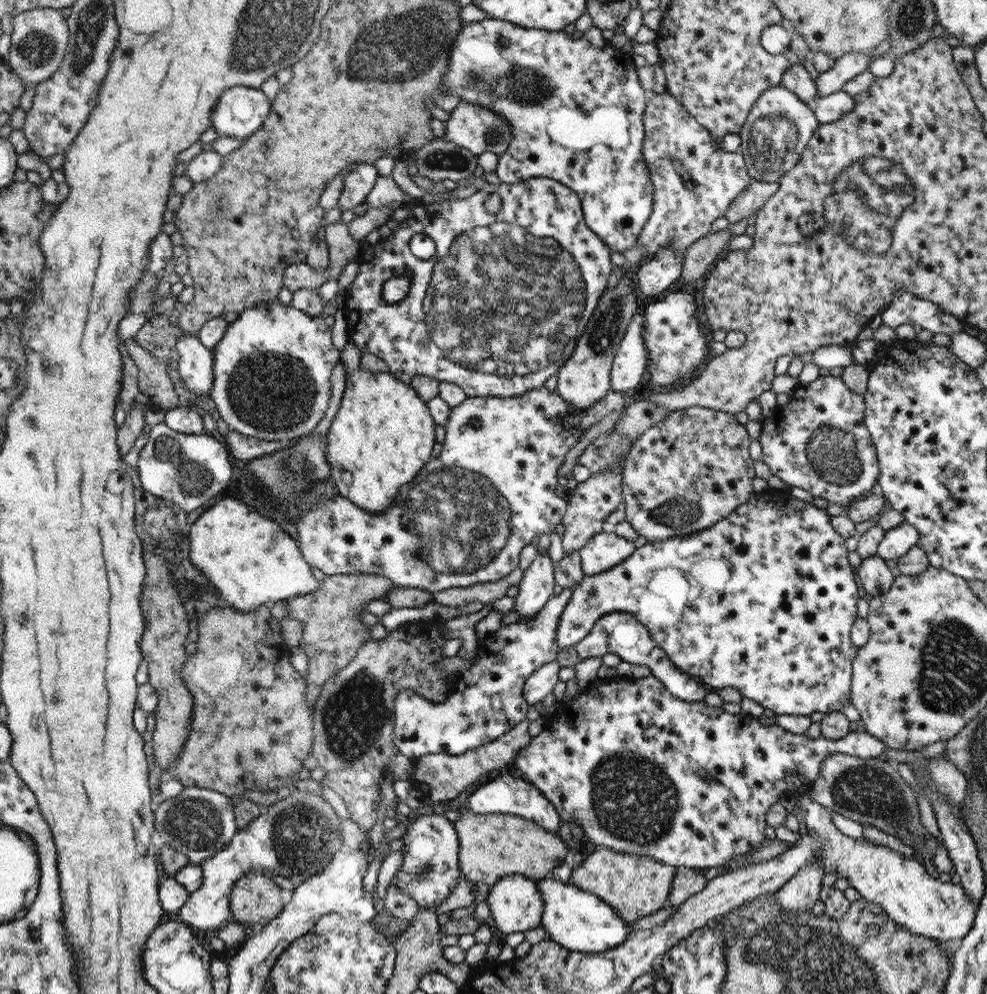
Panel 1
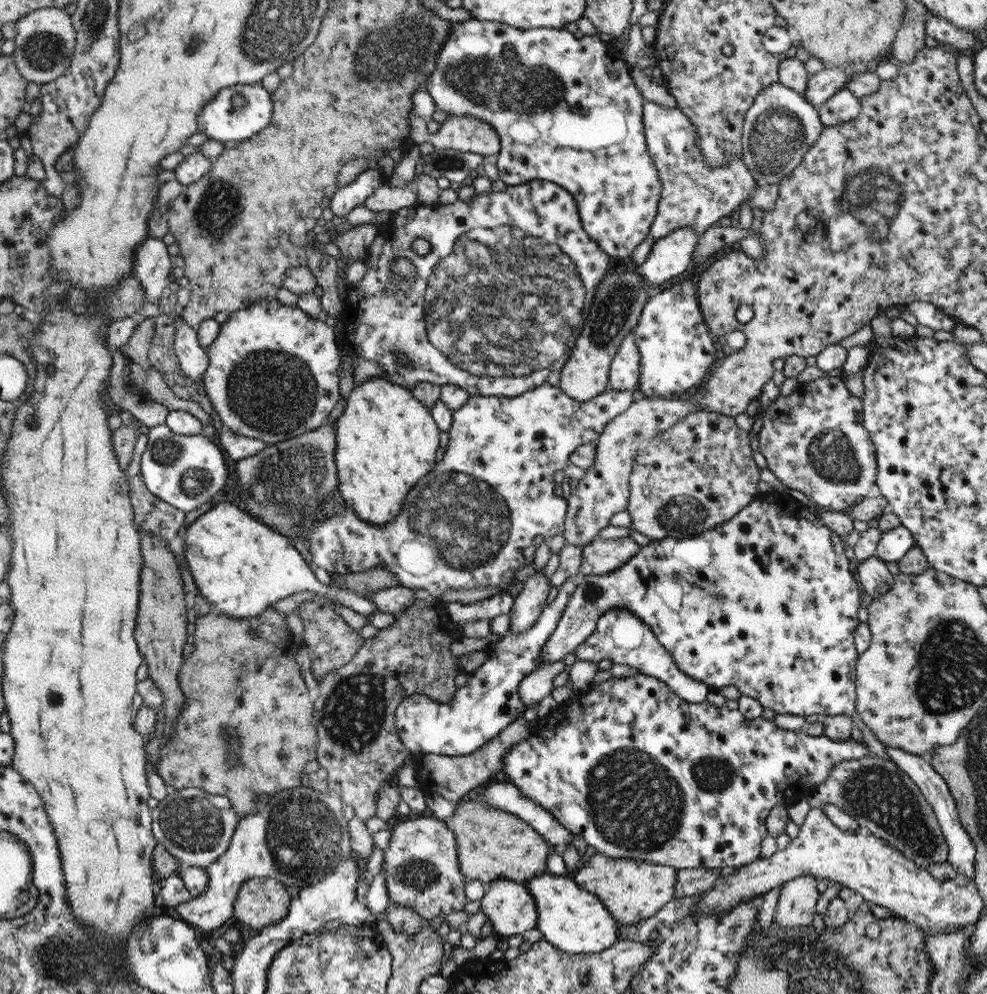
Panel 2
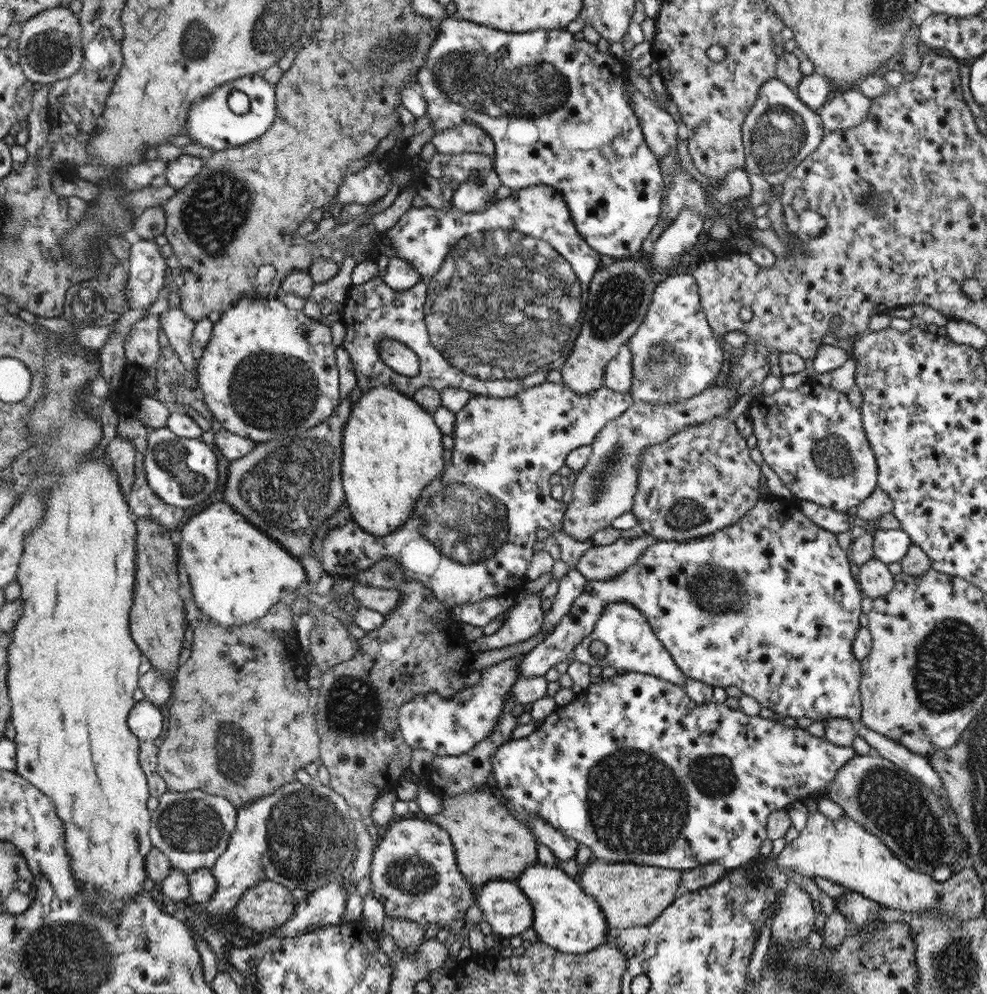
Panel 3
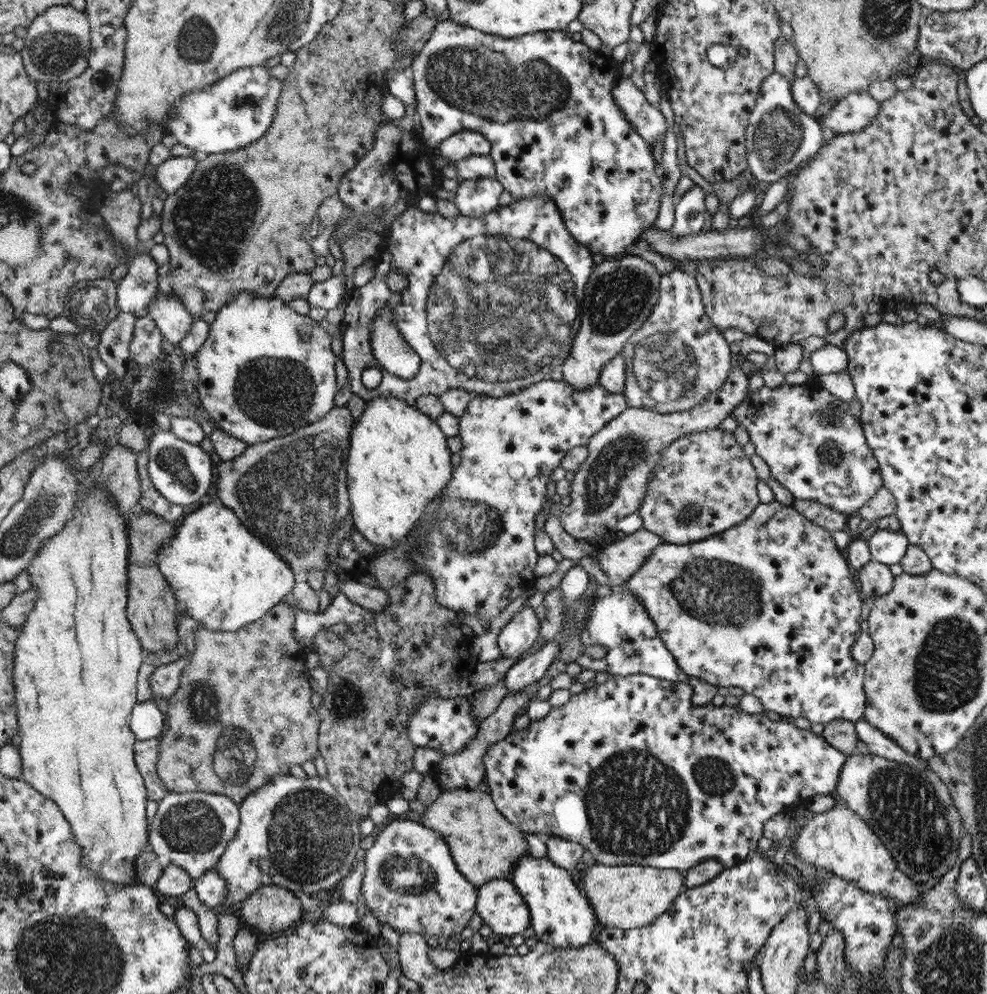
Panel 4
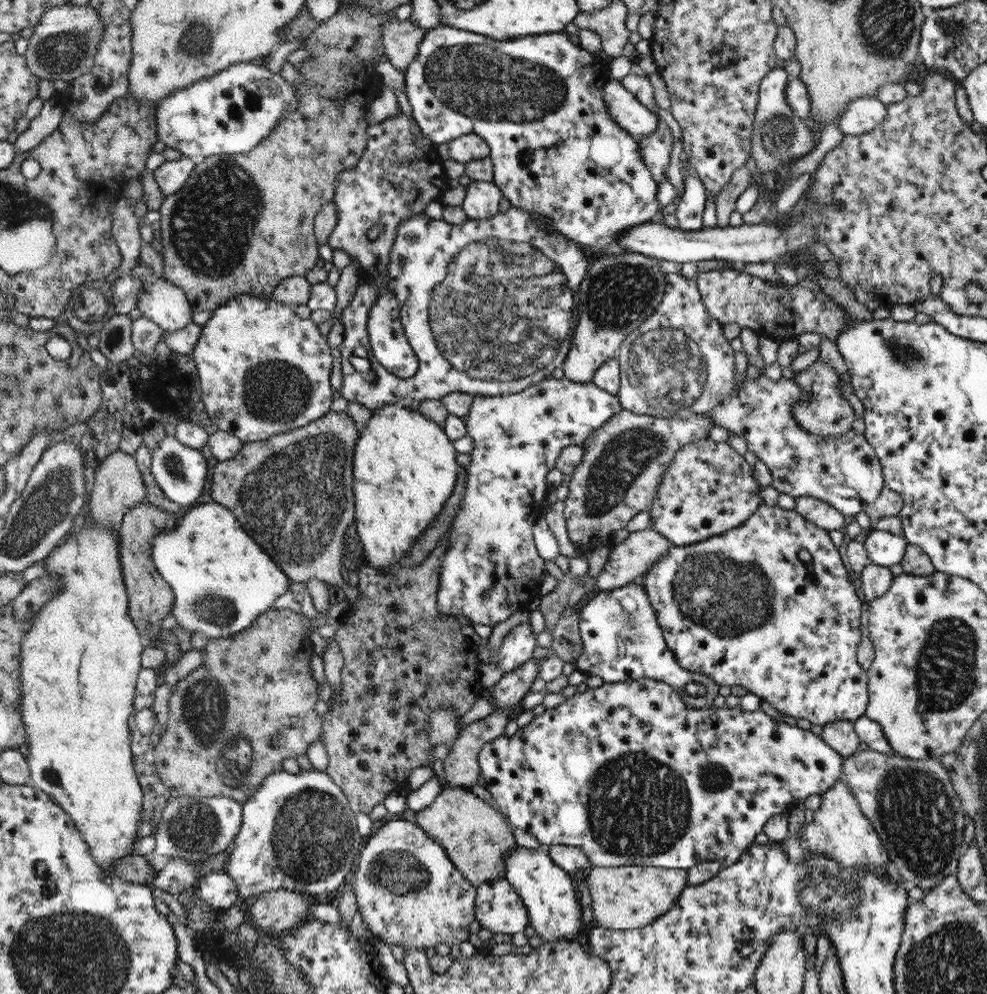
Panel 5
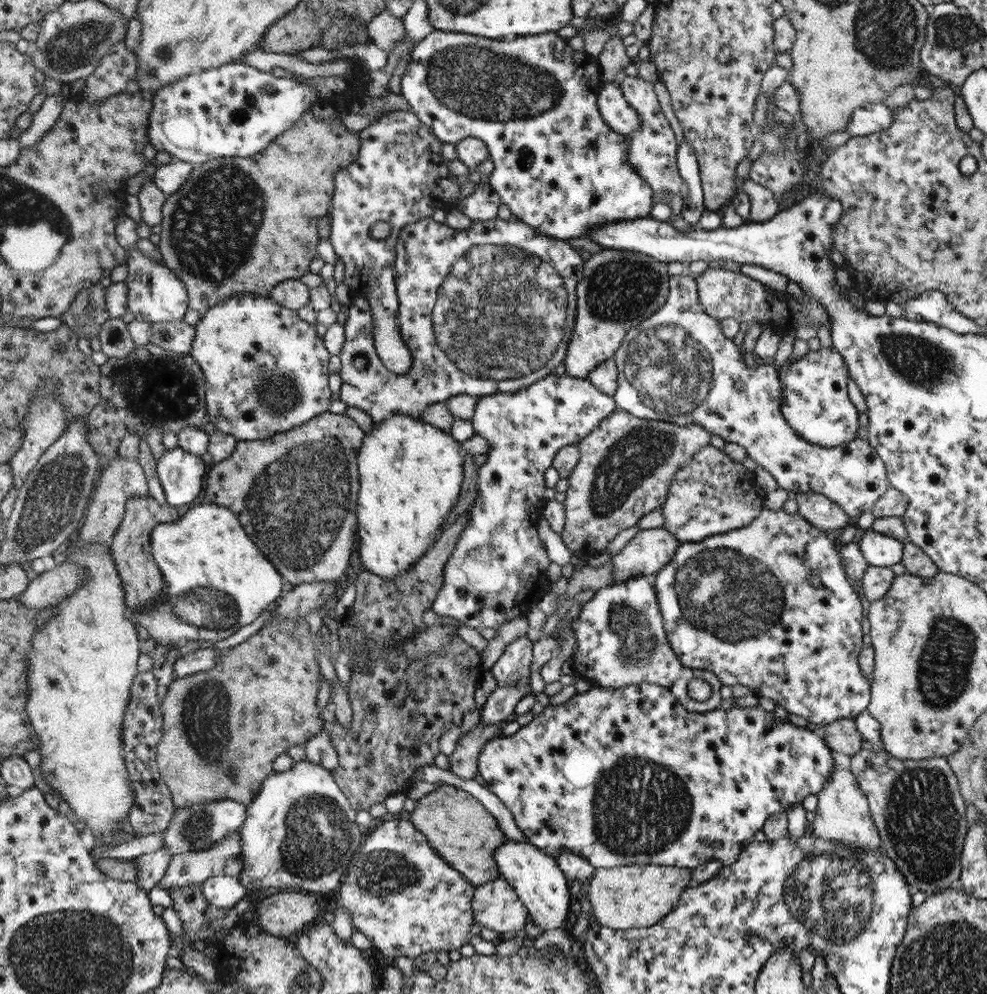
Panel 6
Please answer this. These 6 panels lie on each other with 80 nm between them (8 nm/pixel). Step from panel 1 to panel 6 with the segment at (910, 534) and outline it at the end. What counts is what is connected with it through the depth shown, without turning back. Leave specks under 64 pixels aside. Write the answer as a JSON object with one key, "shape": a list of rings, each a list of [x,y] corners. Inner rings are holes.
{"shape":[[[871,528],[860,531],[856,541],[870,565],[891,567],[903,559],[902,541],[880,534]]]}

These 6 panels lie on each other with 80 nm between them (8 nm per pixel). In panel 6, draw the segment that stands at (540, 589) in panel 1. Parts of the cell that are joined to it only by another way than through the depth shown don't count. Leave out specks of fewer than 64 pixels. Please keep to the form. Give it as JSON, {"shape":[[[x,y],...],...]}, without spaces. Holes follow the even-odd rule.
{"shape":[[[524,635],[506,647],[500,658],[489,668],[498,685],[529,680],[533,644],[534,642]]]}

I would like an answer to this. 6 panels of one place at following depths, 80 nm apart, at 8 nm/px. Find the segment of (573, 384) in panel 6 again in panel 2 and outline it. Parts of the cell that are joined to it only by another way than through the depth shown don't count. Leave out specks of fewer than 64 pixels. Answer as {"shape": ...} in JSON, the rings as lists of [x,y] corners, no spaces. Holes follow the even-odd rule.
{"shape":[[[549,383],[516,397],[479,395],[470,397],[462,408],[452,414],[452,425],[448,431],[450,440],[442,461],[437,462],[432,472],[420,479],[419,483],[414,485],[412,490],[408,492],[408,497],[403,502],[403,510],[395,520],[383,526],[368,524],[355,512],[354,508],[347,505],[332,517],[324,519],[324,521],[312,522],[314,528],[311,531],[311,538],[308,538],[308,542],[312,544],[312,562],[316,567],[324,568],[331,576],[359,573],[372,567],[381,571],[392,571],[398,577],[398,580],[402,582],[402,586],[408,586],[410,589],[426,589],[437,597],[450,590],[476,590],[477,588],[497,588],[500,593],[508,592],[509,587],[516,580],[516,573],[522,566],[525,566],[524,550],[532,544],[532,540],[538,534],[550,539],[554,535],[563,534],[564,532],[564,518],[567,518],[566,512],[568,510],[566,510],[566,500],[554,494],[554,486],[556,484],[552,482],[552,472],[563,470],[564,466],[568,464],[568,456],[571,456],[574,450],[578,449],[578,446],[582,447],[582,444],[586,444],[586,442],[595,442],[599,434],[604,431],[604,428],[612,420],[617,419],[625,411],[628,411],[628,408],[636,401],[637,397],[638,395],[635,391],[616,391],[610,388],[595,399],[584,402],[567,396],[558,386],[551,386]]]}

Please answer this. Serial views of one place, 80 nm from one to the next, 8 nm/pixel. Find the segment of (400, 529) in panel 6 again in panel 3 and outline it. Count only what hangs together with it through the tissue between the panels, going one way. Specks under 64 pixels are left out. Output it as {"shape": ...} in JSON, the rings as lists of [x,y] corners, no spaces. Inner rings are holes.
{"shape":[[[376,386],[368,391],[362,393],[361,398],[352,403],[351,416],[348,419],[348,424],[344,427],[343,432],[343,462],[342,462],[342,477],[344,482],[344,496],[351,512],[351,518],[353,521],[360,525],[360,528],[364,529],[364,532],[370,532],[374,536],[386,536],[391,534],[391,532],[396,532],[405,526],[405,522],[413,512],[415,512],[415,506],[417,506],[418,499],[422,495],[422,491],[432,483],[435,478],[439,478],[441,474],[444,473],[444,445],[442,438],[442,430],[438,430],[439,426],[434,424],[432,416],[428,414],[424,407],[418,404],[413,398],[406,397],[402,393],[398,393],[395,389],[390,389],[389,387]]]}

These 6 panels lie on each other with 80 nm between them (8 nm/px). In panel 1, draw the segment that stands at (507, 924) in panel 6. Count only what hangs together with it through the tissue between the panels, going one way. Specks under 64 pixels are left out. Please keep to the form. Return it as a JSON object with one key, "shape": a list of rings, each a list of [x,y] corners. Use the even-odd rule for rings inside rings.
{"shape":[[[509,875],[493,884],[485,902],[490,907],[490,919],[496,934],[505,936],[512,932],[526,932],[542,926],[544,898],[535,880],[522,875]]]}

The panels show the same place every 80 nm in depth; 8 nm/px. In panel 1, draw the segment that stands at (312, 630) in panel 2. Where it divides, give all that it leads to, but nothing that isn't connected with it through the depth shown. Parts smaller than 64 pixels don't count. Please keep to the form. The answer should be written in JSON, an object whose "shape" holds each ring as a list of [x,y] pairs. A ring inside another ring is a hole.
{"shape":[[[356,573],[353,575],[326,575],[321,587],[307,595],[300,595],[292,599],[288,599],[288,617],[299,620],[302,623],[302,640],[298,645],[309,658],[307,692],[305,697],[308,704],[317,702],[320,696],[322,686],[331,679],[338,671],[341,671],[359,652],[362,647],[370,639],[370,626],[365,625],[358,619],[358,614],[365,612],[365,604],[371,600],[382,599],[384,595],[390,592],[395,584],[382,576],[373,574]]]}

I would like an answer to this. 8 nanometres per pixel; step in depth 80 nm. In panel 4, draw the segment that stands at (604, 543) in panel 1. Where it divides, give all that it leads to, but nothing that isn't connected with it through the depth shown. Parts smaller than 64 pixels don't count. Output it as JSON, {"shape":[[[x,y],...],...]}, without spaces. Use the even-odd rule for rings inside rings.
{"shape":[[[644,528],[604,546],[596,559],[592,555],[580,559],[580,564],[596,582],[617,588],[645,566],[651,554],[665,540]]]}

